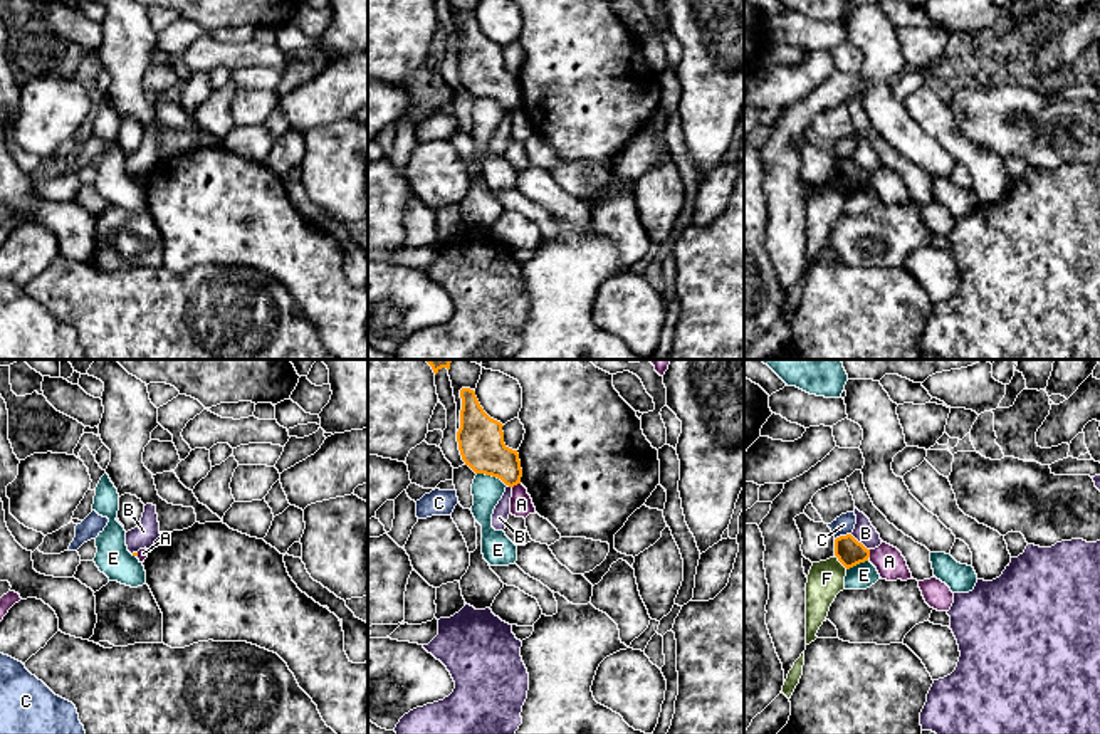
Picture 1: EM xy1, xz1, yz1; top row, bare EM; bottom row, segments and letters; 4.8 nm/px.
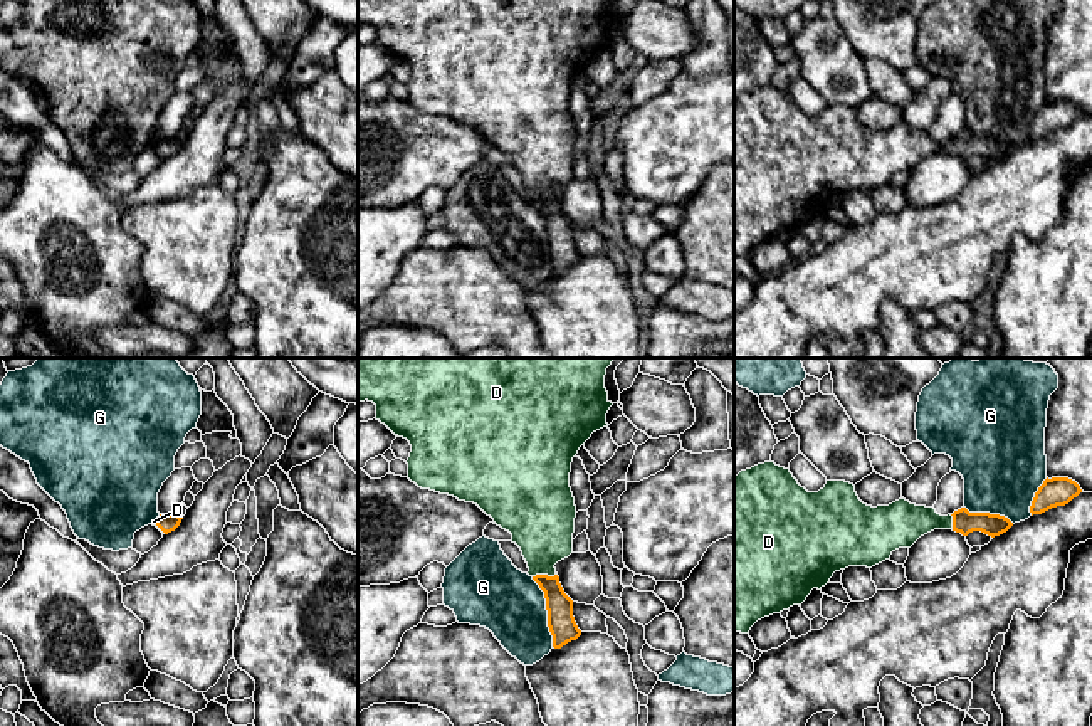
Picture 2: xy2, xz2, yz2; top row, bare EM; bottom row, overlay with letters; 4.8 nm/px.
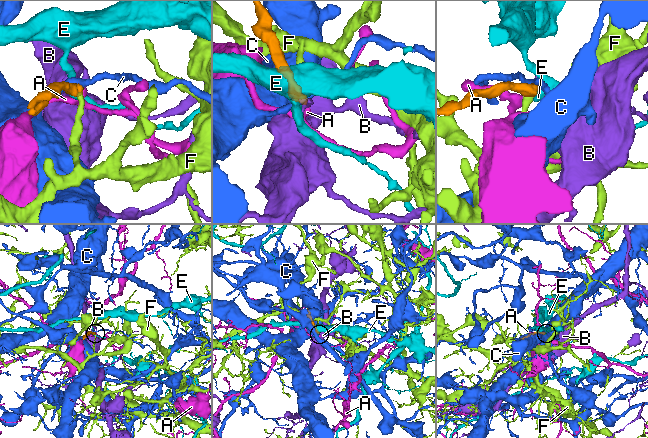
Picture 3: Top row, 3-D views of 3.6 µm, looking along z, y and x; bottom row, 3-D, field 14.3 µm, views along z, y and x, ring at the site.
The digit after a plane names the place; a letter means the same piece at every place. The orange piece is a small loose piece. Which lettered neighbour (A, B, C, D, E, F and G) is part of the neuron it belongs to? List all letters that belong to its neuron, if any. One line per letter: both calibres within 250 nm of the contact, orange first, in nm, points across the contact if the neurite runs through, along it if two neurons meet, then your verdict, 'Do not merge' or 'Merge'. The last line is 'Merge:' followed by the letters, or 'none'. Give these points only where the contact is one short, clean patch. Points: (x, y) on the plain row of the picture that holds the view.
A: Thickness 130 nm (orange) against 140 nm. Boundary: yz1 (870, 173), (867, 182). Do not merge
B: Thickness 130 nm (orange) against 100 nm. Boundary: yz1 (850, 158), (869, 173). Do not merge
C: Thickness 130 nm (orange) against 90 nm. Boundary: yz1 (850, 157), (840, 158), (835, 163). Do not merge
D: Thickness 130 nm (orange) against 300 nm. Merge
E: Thickness 220 nm (orange) against 150 nm. Boundary: xz1 (477, 96), (496, 99), (506, 110). Do not merge
F: Thickness 130 nm (orange) against 180 nm. Boundary: yz1 (835, 178), (847, 192). Do not merge
G: Thickness 130 nm (orange) against 320 nm. Do not merge
Merge: D

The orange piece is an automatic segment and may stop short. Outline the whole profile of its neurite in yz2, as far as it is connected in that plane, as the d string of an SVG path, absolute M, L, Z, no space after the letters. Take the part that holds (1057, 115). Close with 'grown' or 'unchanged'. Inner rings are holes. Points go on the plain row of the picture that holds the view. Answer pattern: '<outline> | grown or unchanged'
M1068 101L1045 103L1035 116L1030 136L1042 138L1052 131L1065 129L1082 116L1080 109Z | unchanged

